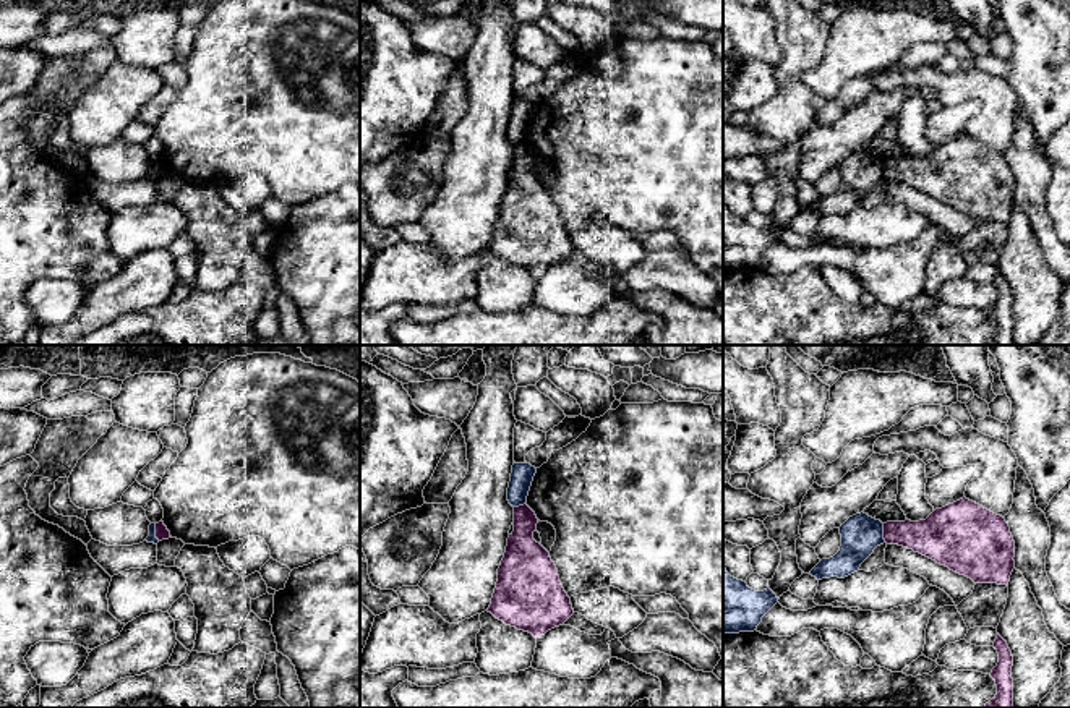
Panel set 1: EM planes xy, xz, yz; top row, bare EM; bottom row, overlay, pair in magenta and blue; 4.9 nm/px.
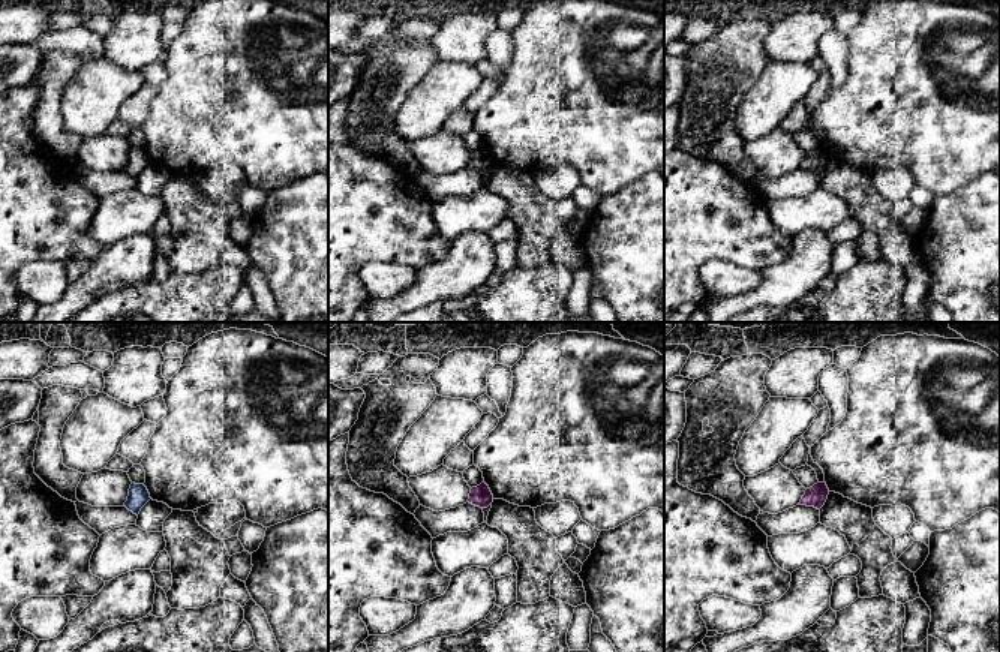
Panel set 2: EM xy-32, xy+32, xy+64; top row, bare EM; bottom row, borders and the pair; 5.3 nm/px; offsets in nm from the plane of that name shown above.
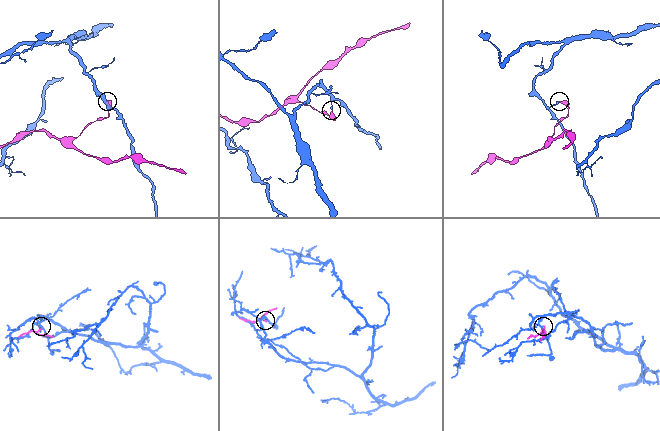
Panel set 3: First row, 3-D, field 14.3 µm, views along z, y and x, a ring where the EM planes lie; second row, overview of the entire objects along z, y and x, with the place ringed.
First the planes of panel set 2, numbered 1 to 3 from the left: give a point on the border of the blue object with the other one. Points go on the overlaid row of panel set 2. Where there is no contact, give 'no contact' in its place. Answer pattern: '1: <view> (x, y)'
1: no contact
2: no contact
3: no contact

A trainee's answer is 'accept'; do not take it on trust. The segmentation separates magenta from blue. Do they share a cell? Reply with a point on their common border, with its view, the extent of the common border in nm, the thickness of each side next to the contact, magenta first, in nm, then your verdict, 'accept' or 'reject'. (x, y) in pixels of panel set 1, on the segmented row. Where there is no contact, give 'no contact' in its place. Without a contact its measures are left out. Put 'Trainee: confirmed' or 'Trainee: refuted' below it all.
yz (884, 533) | 100 nm | 200/190 nm | reject
Trainee: refuted

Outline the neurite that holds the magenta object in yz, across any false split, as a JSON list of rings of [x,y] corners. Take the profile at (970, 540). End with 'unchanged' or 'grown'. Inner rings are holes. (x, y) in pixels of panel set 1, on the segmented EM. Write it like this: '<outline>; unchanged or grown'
[[[963,497],[926,520],[884,523],[887,544],[919,552],[974,583],[1008,585],[1015,541],[1002,515]]]; unchanged

